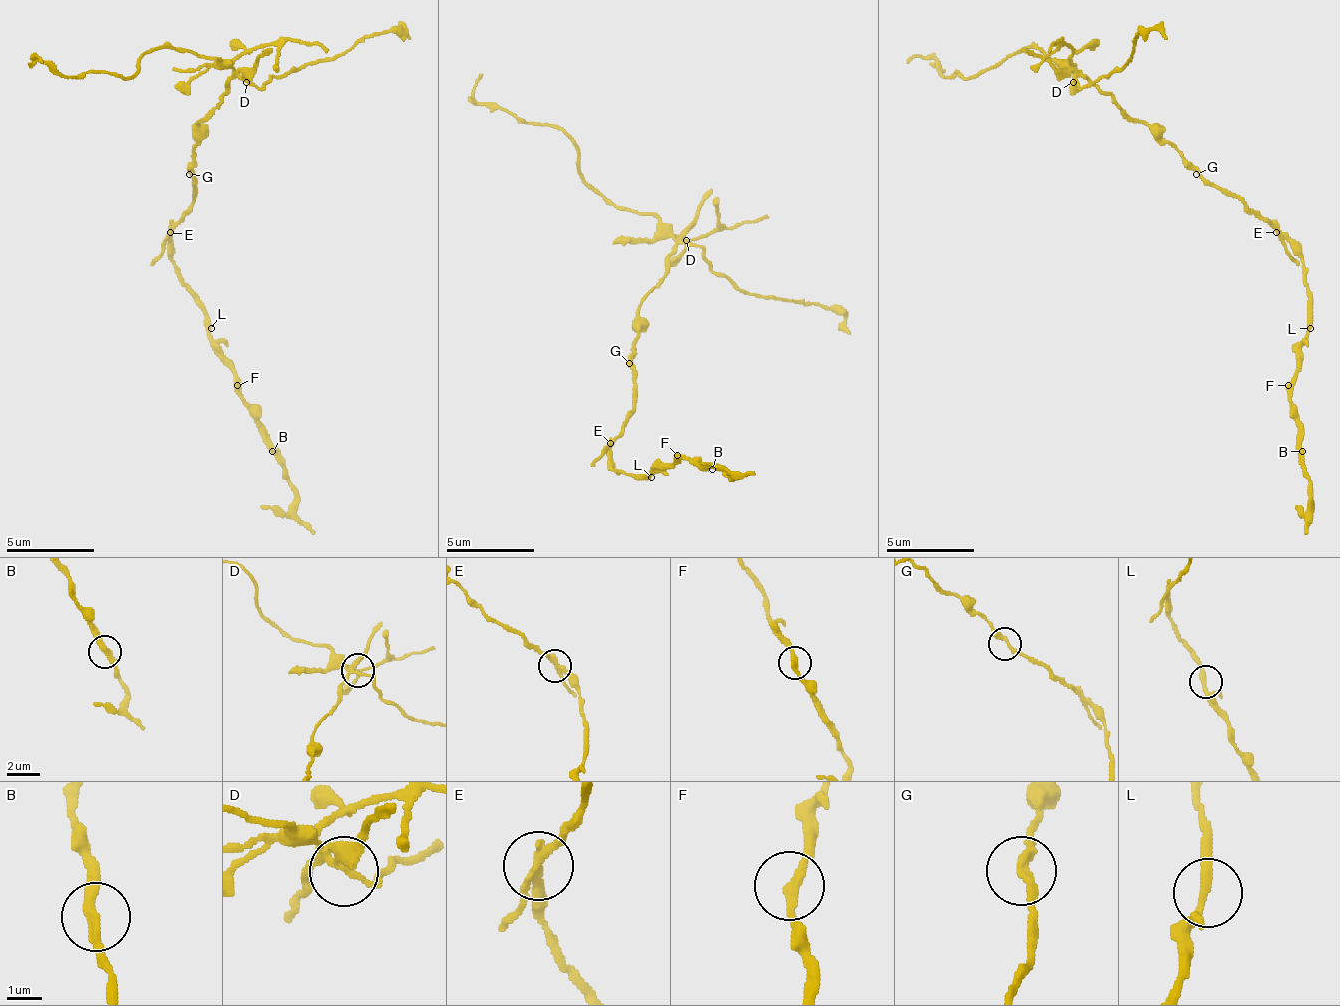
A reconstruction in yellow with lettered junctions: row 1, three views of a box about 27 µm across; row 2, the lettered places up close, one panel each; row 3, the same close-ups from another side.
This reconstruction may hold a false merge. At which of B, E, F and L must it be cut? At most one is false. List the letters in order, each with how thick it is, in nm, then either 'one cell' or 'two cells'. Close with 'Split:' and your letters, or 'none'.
B: 320 nm thick; one cell
E: 240 nm thick; two cells
F: 260 nm thick; one cell
L: 220 nm thick; one cell
Split: E

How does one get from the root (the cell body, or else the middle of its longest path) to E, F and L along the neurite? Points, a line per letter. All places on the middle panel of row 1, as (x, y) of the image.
E: (633, 363), (633, 416), (611, 442)
F: (633, 363), (633, 416), (611, 442), (611, 464), (624, 473), (646, 473), (651, 469), (664, 469), (677, 455)
L: (633, 363), (633, 416), (611, 442), (611, 464), (624, 473), (646, 473), (651, 477)

